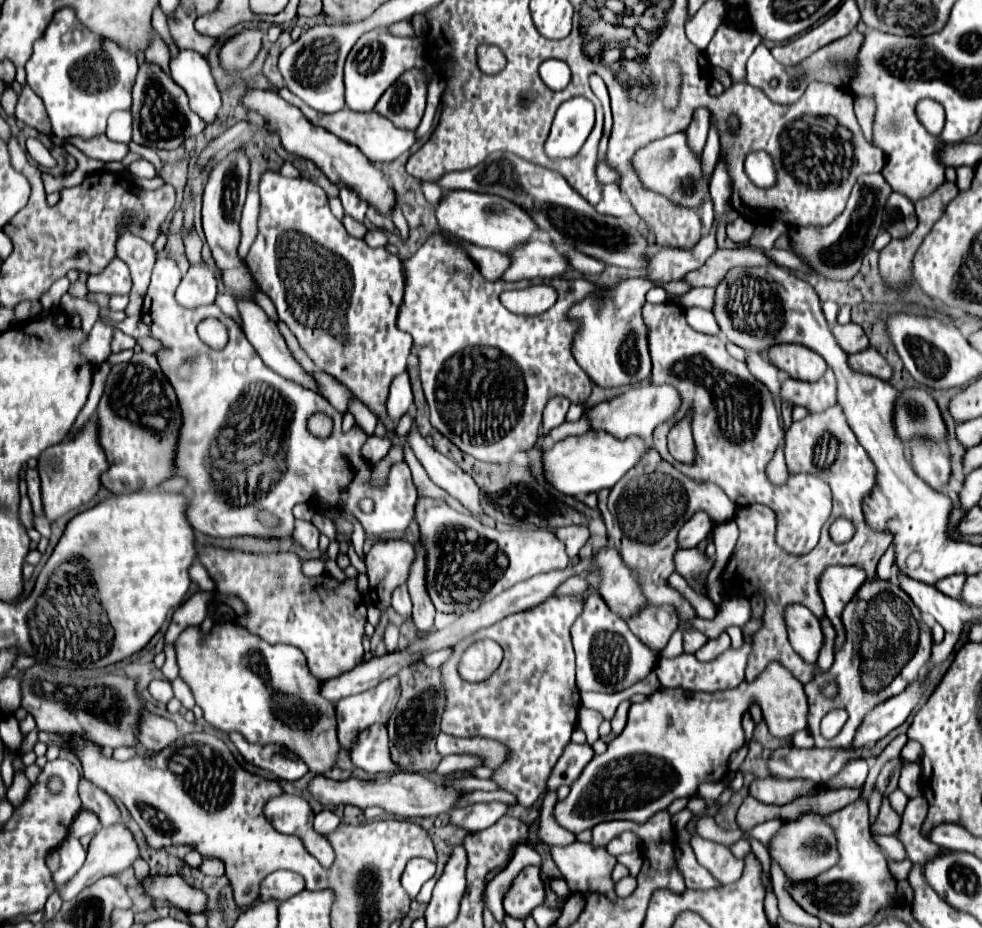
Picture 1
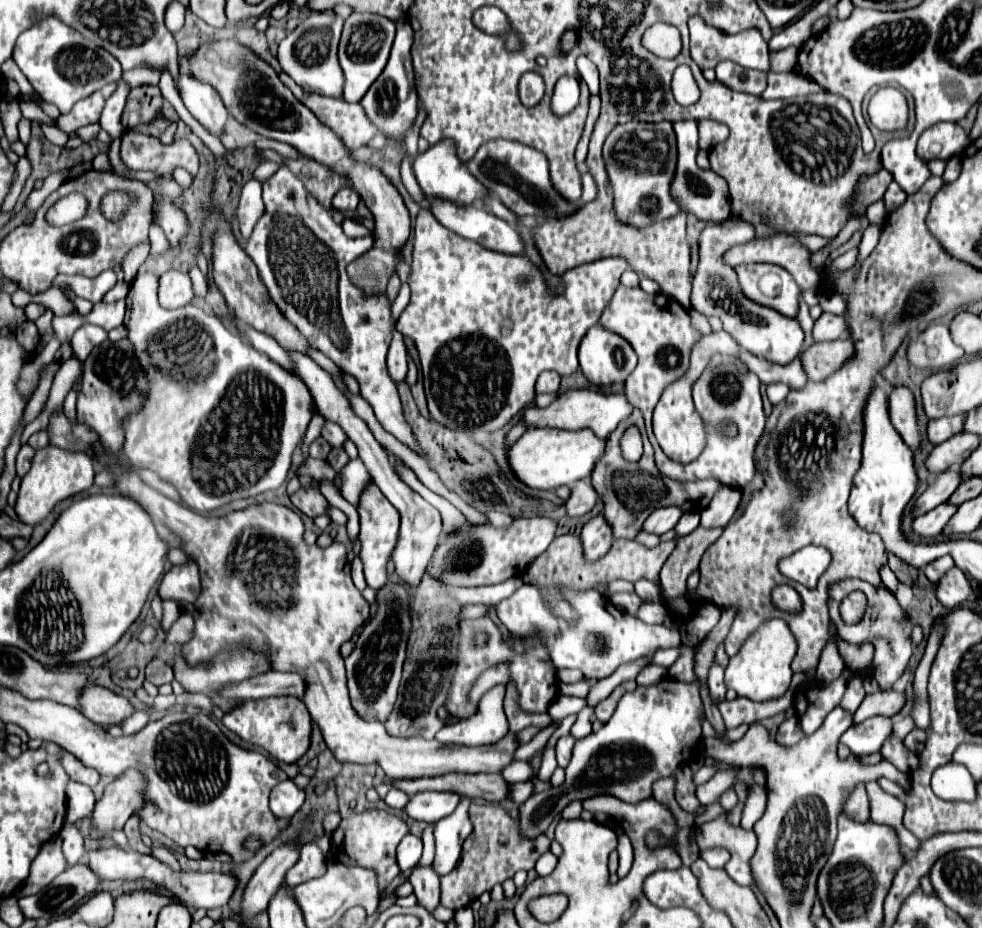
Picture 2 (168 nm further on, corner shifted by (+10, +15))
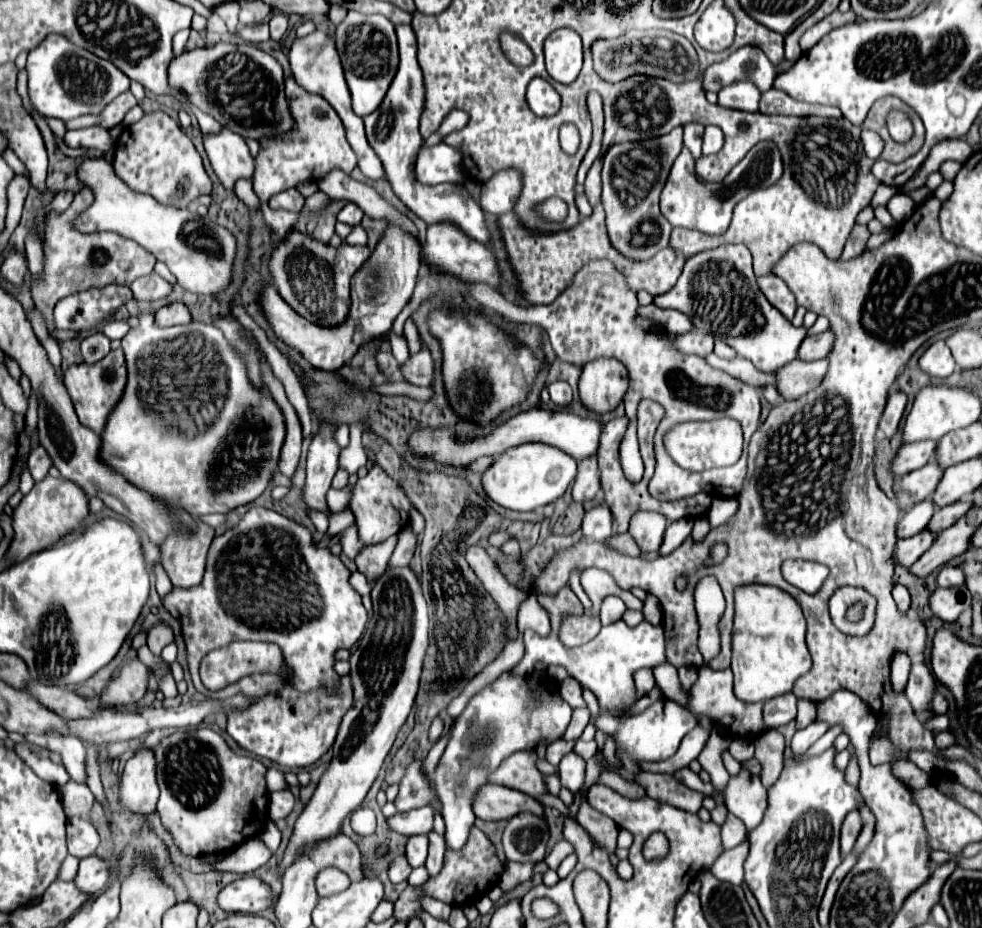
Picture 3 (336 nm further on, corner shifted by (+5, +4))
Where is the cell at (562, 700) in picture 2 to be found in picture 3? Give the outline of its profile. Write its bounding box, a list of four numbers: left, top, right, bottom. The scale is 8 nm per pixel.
[437,672,572,850]

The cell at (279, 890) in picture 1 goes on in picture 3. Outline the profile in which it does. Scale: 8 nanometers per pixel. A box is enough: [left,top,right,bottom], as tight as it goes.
[315,866,349,896]

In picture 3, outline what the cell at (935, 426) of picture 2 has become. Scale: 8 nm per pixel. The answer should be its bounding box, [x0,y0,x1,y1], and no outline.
[893,440,939,476]

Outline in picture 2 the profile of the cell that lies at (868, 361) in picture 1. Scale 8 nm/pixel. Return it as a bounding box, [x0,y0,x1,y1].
[800,339,854,381]

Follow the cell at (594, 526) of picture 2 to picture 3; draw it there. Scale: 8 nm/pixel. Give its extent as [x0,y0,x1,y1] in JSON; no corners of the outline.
[583,506,613,542]

